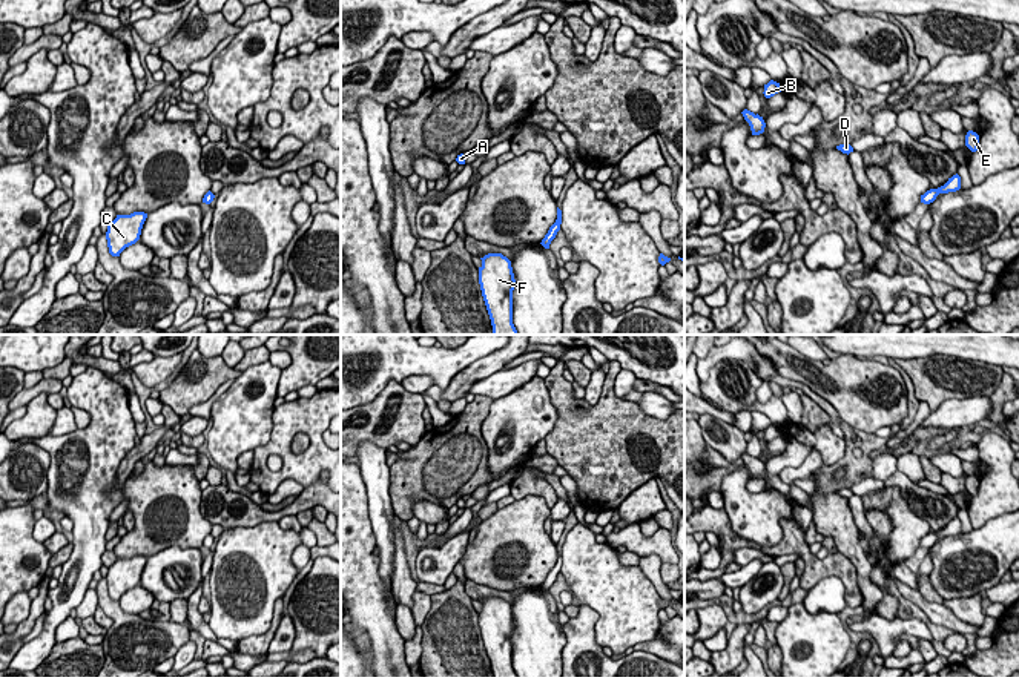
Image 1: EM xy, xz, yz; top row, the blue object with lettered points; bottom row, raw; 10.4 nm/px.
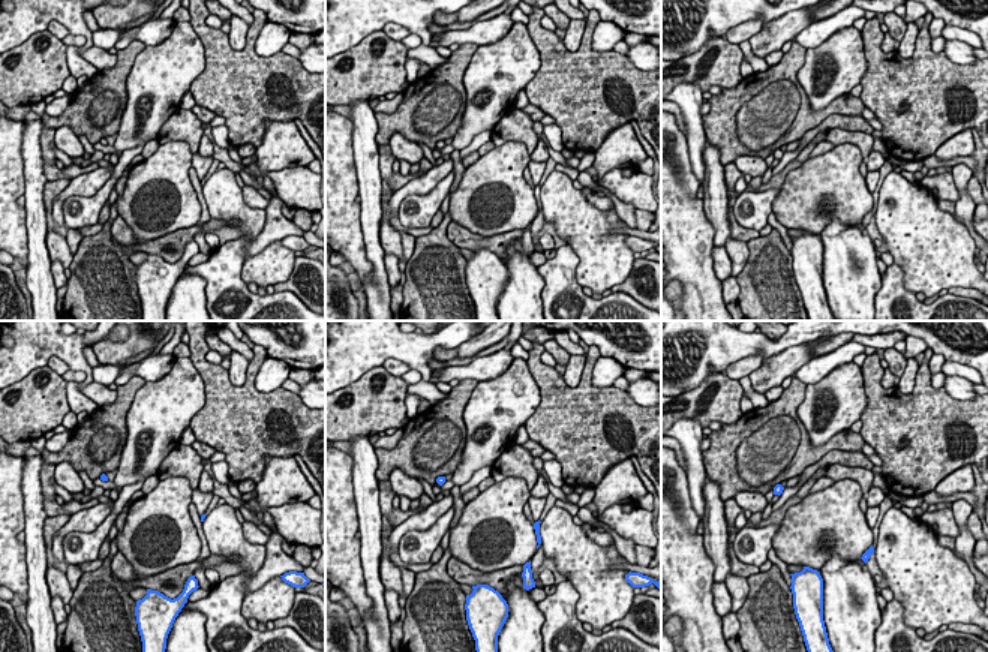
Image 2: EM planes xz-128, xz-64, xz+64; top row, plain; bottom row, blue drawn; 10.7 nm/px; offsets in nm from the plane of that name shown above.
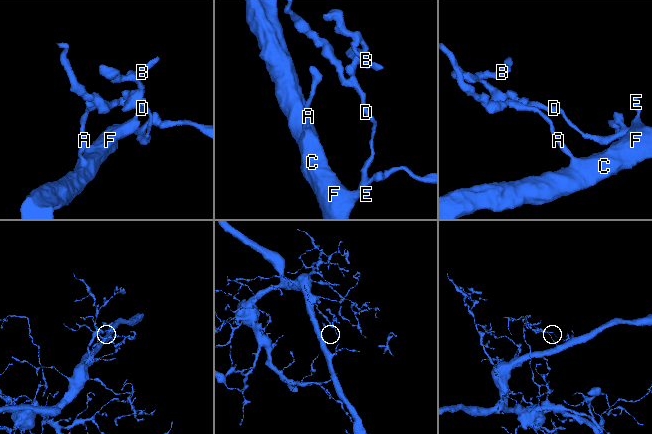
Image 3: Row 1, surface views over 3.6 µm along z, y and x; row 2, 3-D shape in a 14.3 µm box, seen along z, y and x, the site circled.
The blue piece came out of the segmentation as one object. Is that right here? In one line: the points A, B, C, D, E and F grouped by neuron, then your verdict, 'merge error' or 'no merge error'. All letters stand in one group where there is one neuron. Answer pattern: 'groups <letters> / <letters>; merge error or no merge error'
groups A C E F / B D; merge error

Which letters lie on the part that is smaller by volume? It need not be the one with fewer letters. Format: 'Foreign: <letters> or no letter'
Foreign: B, D

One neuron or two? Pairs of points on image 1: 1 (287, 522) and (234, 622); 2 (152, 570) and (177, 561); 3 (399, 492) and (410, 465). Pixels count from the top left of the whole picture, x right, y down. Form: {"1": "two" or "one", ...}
{"1": "two", "2": "one", "3": "one"}

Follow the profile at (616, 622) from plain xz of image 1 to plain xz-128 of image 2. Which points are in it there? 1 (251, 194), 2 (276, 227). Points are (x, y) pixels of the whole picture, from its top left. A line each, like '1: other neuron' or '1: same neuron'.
1: other neuron
2: other neuron

